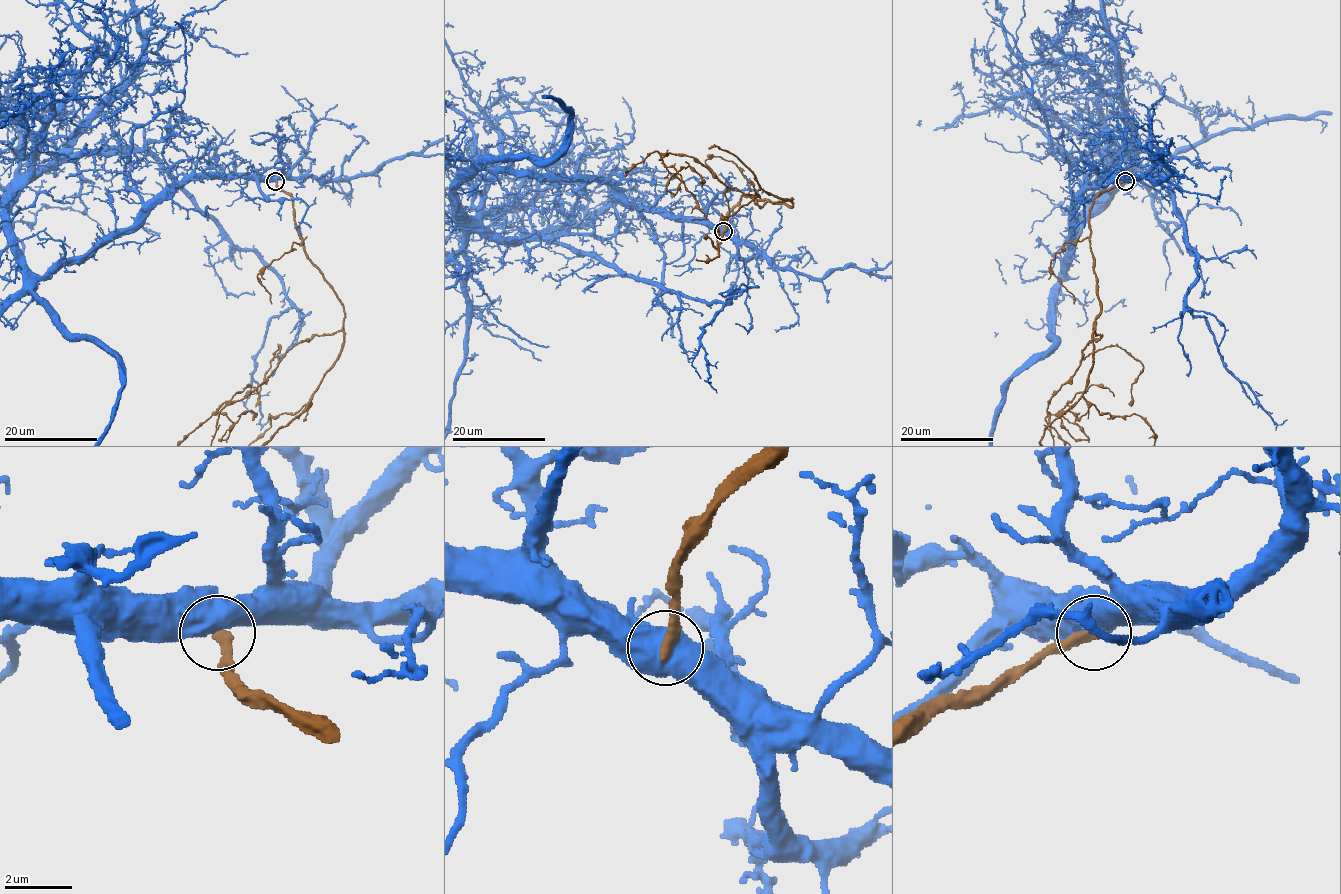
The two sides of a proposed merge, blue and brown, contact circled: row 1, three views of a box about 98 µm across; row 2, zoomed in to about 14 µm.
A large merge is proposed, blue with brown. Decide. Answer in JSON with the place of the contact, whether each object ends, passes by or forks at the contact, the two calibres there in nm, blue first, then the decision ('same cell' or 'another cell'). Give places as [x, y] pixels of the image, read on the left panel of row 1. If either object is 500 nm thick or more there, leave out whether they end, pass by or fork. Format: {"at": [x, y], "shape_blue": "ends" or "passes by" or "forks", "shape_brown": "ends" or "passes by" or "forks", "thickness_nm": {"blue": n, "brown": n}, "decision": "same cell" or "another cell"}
{"at": [275, 181], "thickness_nm": {"blue": 900, "brown": 320}, "decision": "another cell"}

